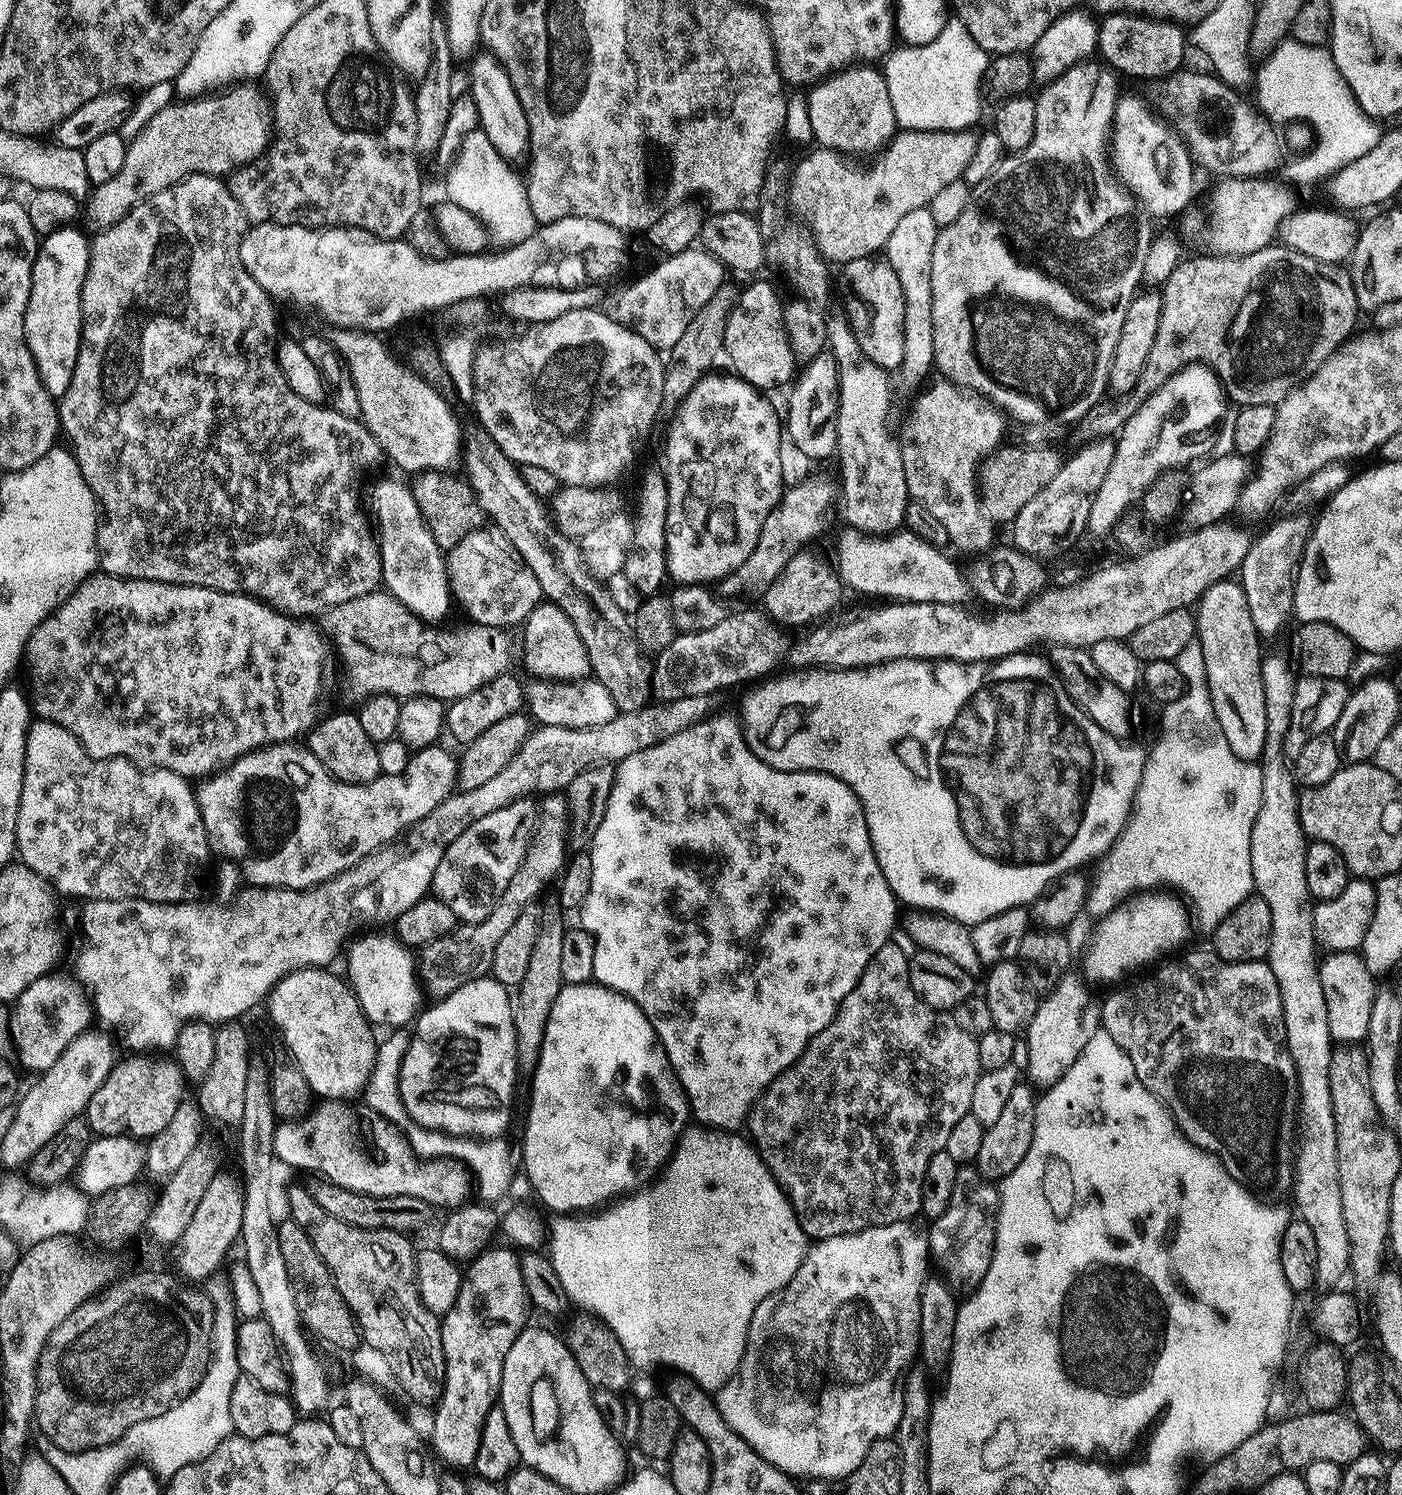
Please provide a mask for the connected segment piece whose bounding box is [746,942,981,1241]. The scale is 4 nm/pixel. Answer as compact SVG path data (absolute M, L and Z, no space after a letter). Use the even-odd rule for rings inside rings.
M896 942L882 946L882 950L874 954L870 966L866 966L862 978L858 978L854 990L846 994L830 1026L826 1026L826 1030L819 1032L810 1041L795 1064L787 1068L771 1084L748 1113L746 1129L748 1128L747 1135L751 1143L764 1159L764 1165L768 1167L770 1174L779 1182L780 1189L788 1195L788 1201L796 1211L802 1230L813 1241L854 1234L874 1226L890 1226L894 1222L911 1221L911 1216L920 1212L922 1178L926 1174L926 1166L930 1166L930 1158L944 1151L946 1138L950 1138L954 1122L970 1113L970 1097L974 1095L974 1082L978 1082L981 1074L977 1037L966 1034L966 1030L962 1030L962 1026L954 1022L951 1012L939 1012L936 1008L926 1006L926 1002L922 1002L922 998L914 994L910 986L908 957L909 953L903 952Z

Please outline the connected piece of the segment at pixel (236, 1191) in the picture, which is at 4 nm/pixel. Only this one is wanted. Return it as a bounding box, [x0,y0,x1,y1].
[171,1174,244,1282]

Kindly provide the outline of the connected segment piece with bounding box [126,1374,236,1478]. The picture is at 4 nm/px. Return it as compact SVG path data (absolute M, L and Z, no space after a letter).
M209 1374L198 1382L198 1386L186 1398L182 1398L166 1414L150 1418L141 1424L135 1424L127 1434L127 1443L132 1443L151 1466L155 1475L160 1478L172 1476L180 1465L198 1462L214 1450L220 1443L233 1435L230 1418L230 1394L234 1390L236 1376L215 1376Z

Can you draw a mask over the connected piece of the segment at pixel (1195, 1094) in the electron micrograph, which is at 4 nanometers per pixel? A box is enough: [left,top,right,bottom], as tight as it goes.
[1102,951,1300,1197]

